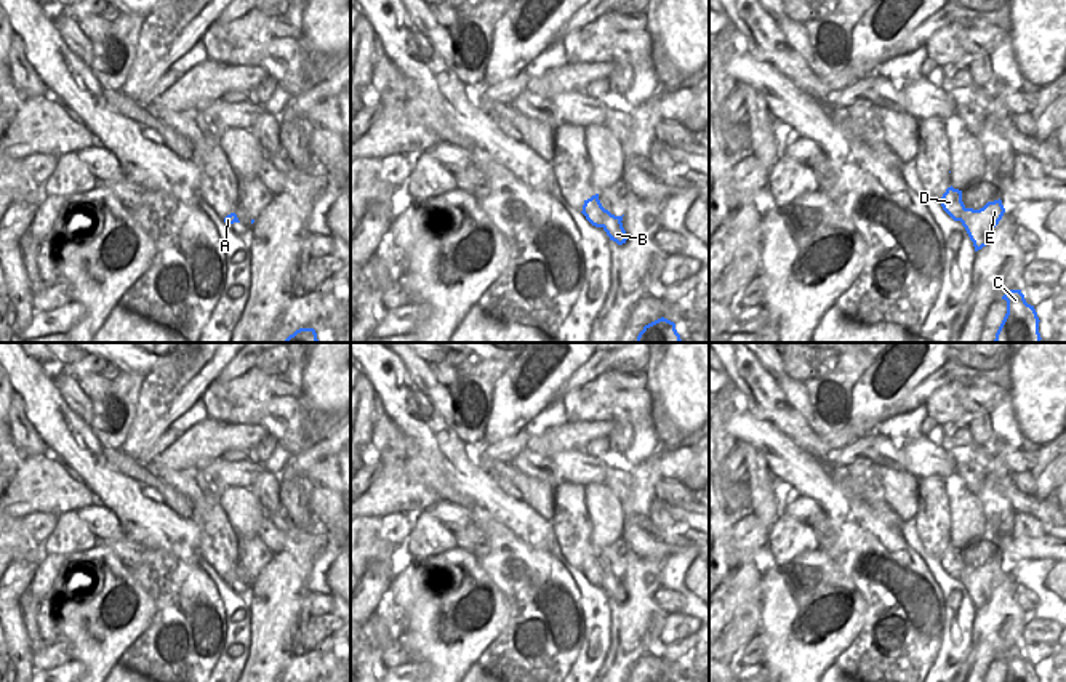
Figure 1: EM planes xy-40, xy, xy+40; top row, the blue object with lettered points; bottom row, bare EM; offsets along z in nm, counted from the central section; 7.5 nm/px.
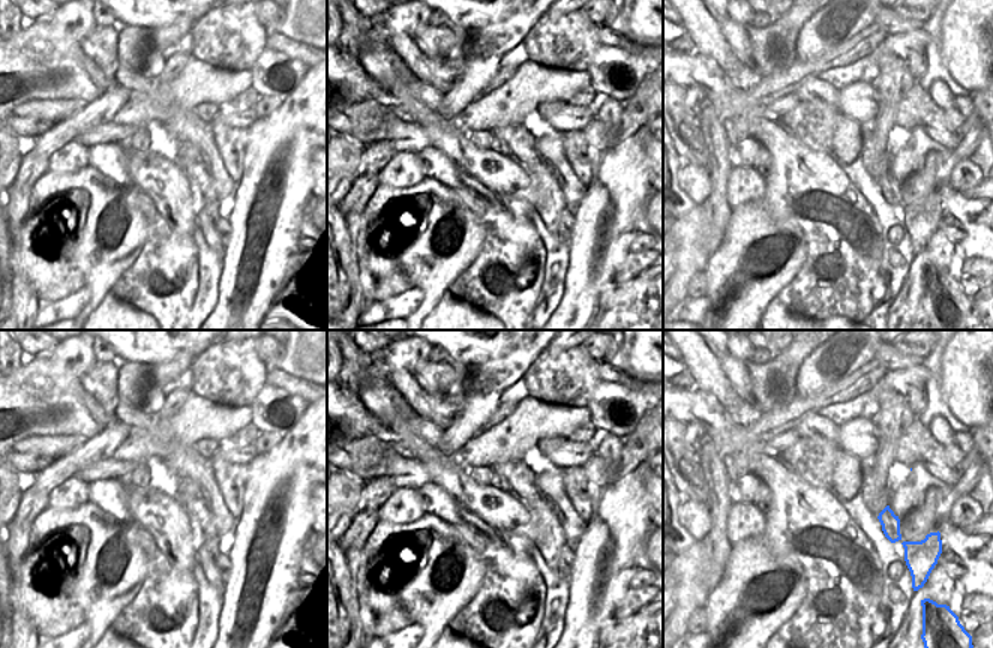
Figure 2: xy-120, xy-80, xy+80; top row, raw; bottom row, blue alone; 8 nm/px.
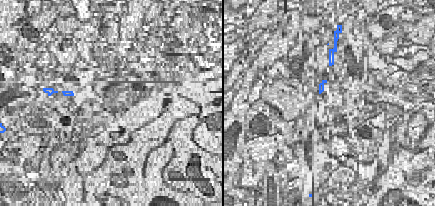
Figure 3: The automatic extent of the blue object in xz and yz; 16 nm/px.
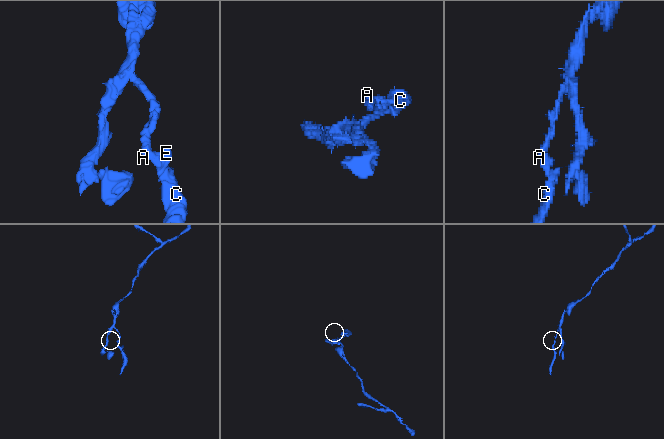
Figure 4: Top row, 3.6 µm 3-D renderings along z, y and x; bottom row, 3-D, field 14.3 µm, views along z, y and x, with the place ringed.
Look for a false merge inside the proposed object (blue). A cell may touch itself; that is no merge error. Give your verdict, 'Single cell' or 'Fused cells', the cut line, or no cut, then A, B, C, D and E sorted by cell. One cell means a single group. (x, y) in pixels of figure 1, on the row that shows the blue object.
Fused cells. Split along xy (604, 208), (601, 226). Groups: A D / B C E.

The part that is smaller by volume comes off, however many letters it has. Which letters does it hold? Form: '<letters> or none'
B, C, E

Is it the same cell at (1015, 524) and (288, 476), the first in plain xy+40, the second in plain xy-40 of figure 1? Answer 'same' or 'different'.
same

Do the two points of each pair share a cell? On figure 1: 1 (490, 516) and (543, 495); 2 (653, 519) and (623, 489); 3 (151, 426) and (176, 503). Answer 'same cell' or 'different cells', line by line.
1: different cells
2: different cells
3: different cells

